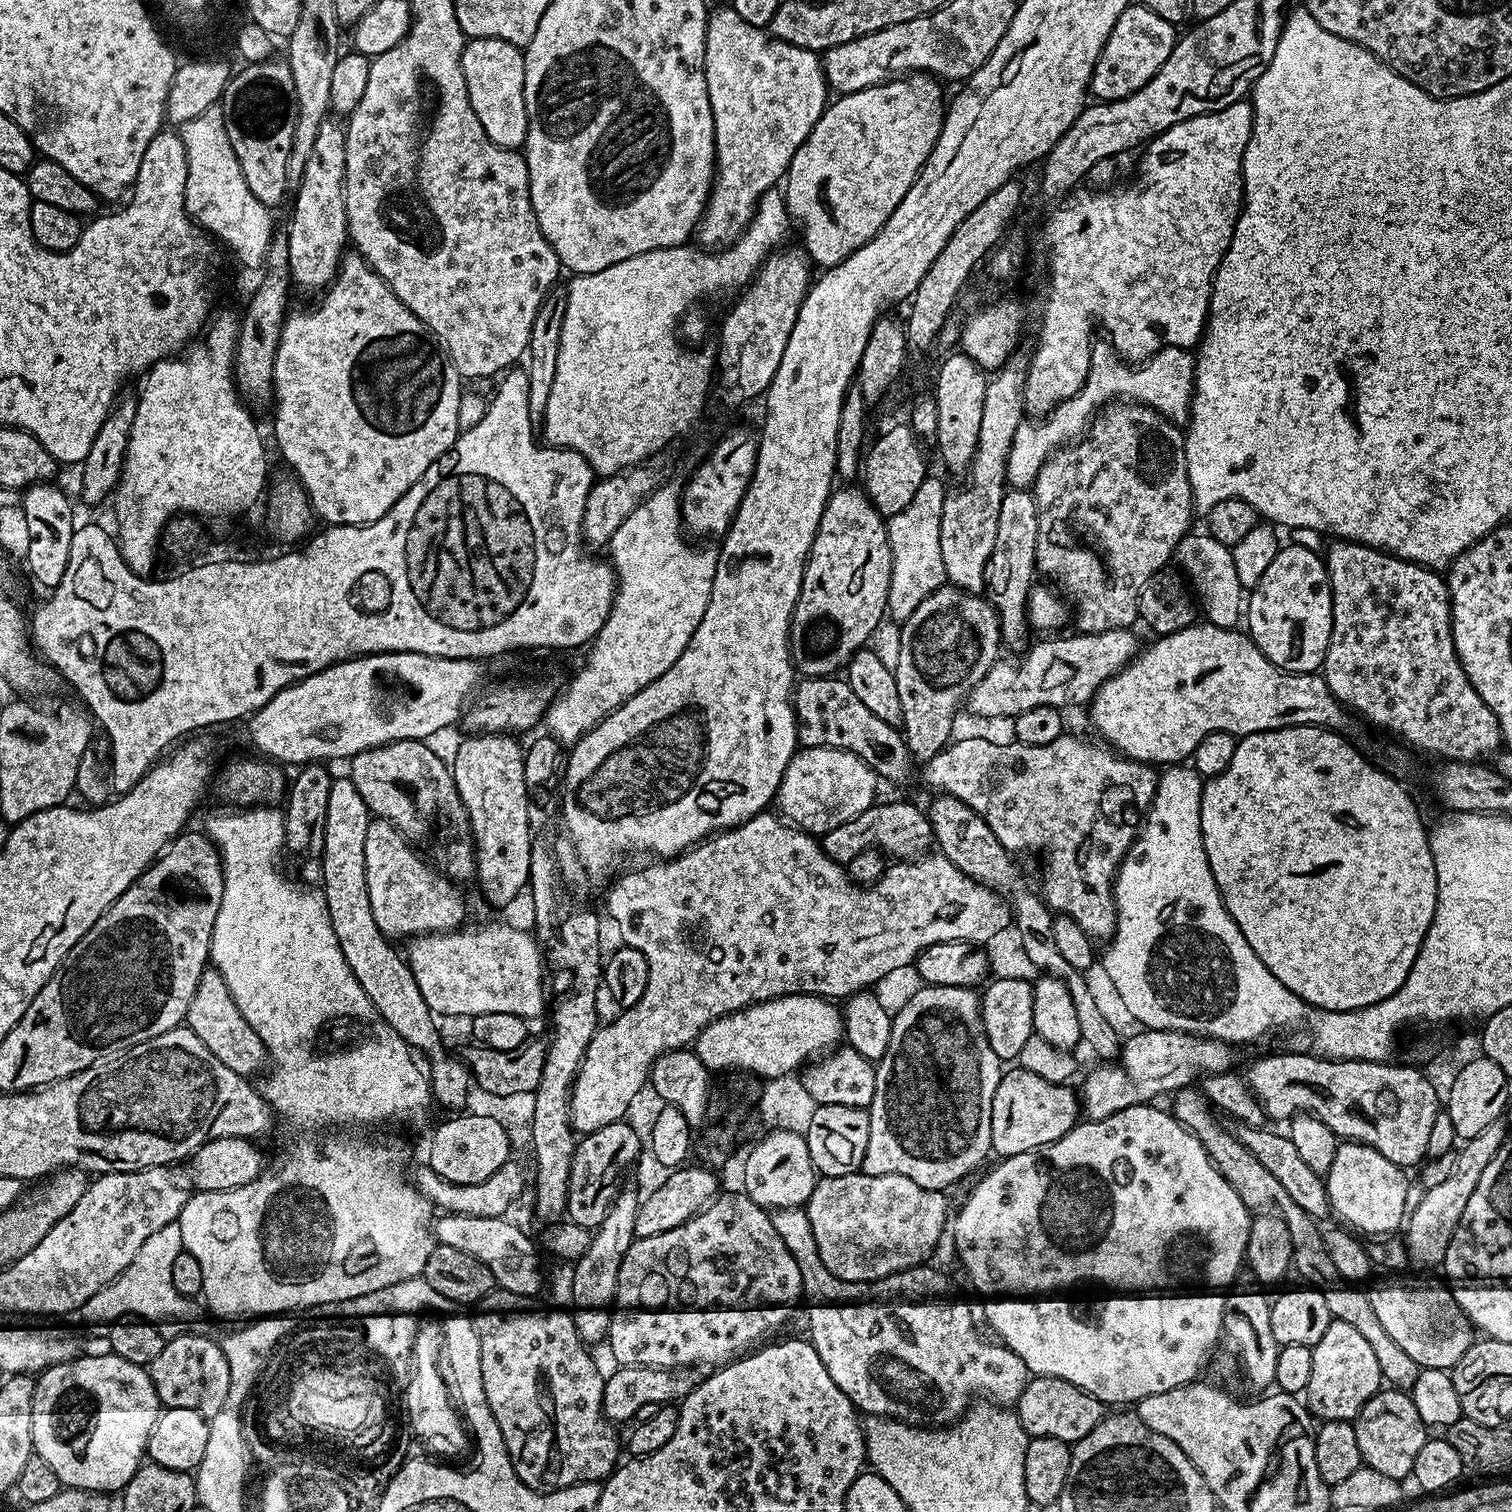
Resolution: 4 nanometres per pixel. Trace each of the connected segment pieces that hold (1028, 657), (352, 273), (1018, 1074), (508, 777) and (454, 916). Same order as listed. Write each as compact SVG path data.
M1119 628L1105 632L1088 632L1064 636L1061 640L1040 640L1021 660L1020 665L1011 664L1005 658L997 659L990 666L986 678L974 686L966 701L966 712L972 716L981 716L984 720L1000 720L1003 716L1015 718L1026 714L1026 710L1034 710L1034 706L1050 706L1067 710L1075 704L1087 705L1096 692L1114 674L1118 674L1138 654L1135 631Z
M348 254L340 261L340 270L335 280L328 285L326 291L319 297L320 308L313 312L296 312L284 321L284 329L278 342L278 354L274 354L274 413L276 421L272 428L276 431L276 444L284 455L284 460L293 468L295 479L306 490L312 511L325 521L325 525L333 524L372 524L382 518L426 474L426 470L444 452L452 447L456 437L462 431L460 424L460 383L462 377L448 359L443 348L430 329L407 308L390 290L390 286L372 267L364 262L358 254Z
M1019 1066L1013 1068L1013 1072L1001 1075L990 1110L992 1152L1000 1158L1053 1144L1076 1127L1082 1112L1077 1089L1075 1092L1068 1084L1046 1082L1046 1078L1038 1078L1038 1074L1030 1074Z
M486 732L483 734L472 734L467 737L469 740L464 740L456 748L456 753L453 754L452 760L450 756L450 767L452 770L452 777L456 783L458 794L464 803L464 809L468 815L468 830L472 834L472 846L476 858L476 871L474 873L475 883L480 883L480 888L484 891L484 896L492 904L508 904L520 891L527 889L530 884L530 877L532 874L532 849L534 841L532 836L528 833L528 820L530 824L530 797L526 790L526 774L524 773L524 748L519 744L517 737L512 734L501 734L498 732Z
M369 819L366 830L366 890L370 890L370 910L374 910L378 930L389 938L411 938L461 927L465 923L464 896L456 889L459 887L427 859L420 860L412 848L415 847L389 820Z

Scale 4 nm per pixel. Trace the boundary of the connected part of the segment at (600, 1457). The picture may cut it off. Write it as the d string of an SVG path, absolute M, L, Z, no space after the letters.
M503 1290L489 1292L482 1304L492 1311L474 1316L482 1346L482 1390L486 1390L486 1402L494 1414L494 1422L498 1422L498 1430L502 1430L518 1478L527 1488L537 1490L607 1480L618 1467L622 1440L616 1437L617 1425L604 1416L605 1373L596 1369L588 1353L589 1345L578 1334L575 1319L556 1308L531 1308L525 1297Z

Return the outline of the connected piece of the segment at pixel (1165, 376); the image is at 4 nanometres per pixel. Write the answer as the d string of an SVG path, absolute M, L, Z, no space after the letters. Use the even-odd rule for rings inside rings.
M1096 342L1092 345L1086 382L1080 387L1078 394L1074 394L1069 400L1062 401L1043 418L1037 419L1035 422L1021 422L1018 430L1014 430L1014 438L1010 442L1010 454L1006 458L1006 481L1013 489L1031 489L1038 478L1038 470L1042 470L1042 466L1048 461L1049 456L1057 448L1065 447L1079 440L1088 431L1092 417L1105 404L1113 402L1144 404L1147 408L1152 408L1177 426L1183 425L1187 421L1188 413L1192 410L1192 387L1196 377L1196 362L1191 351L1183 348L1163 348L1160 352L1154 353L1150 359L1143 361L1139 366L1129 366L1125 361L1121 360L1111 343L1103 343Z

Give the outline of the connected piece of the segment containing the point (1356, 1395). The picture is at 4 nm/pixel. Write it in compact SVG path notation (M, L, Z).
M1333 1318L1330 1326L1326 1326L1326 1334L1322 1334L1322 1338L1318 1338L1318 1342L1311 1350L1314 1358L1314 1370L1310 1370L1310 1382L1302 1393L1308 1411L1320 1422L1327 1420L1355 1421L1362 1406L1366 1406L1369 1398L1376 1395L1382 1388L1378 1357L1374 1355L1374 1349L1367 1344L1366 1338L1362 1338L1362 1334L1358 1334L1358 1330L1354 1330L1354 1326L1350 1326L1350 1322L1342 1322Z

